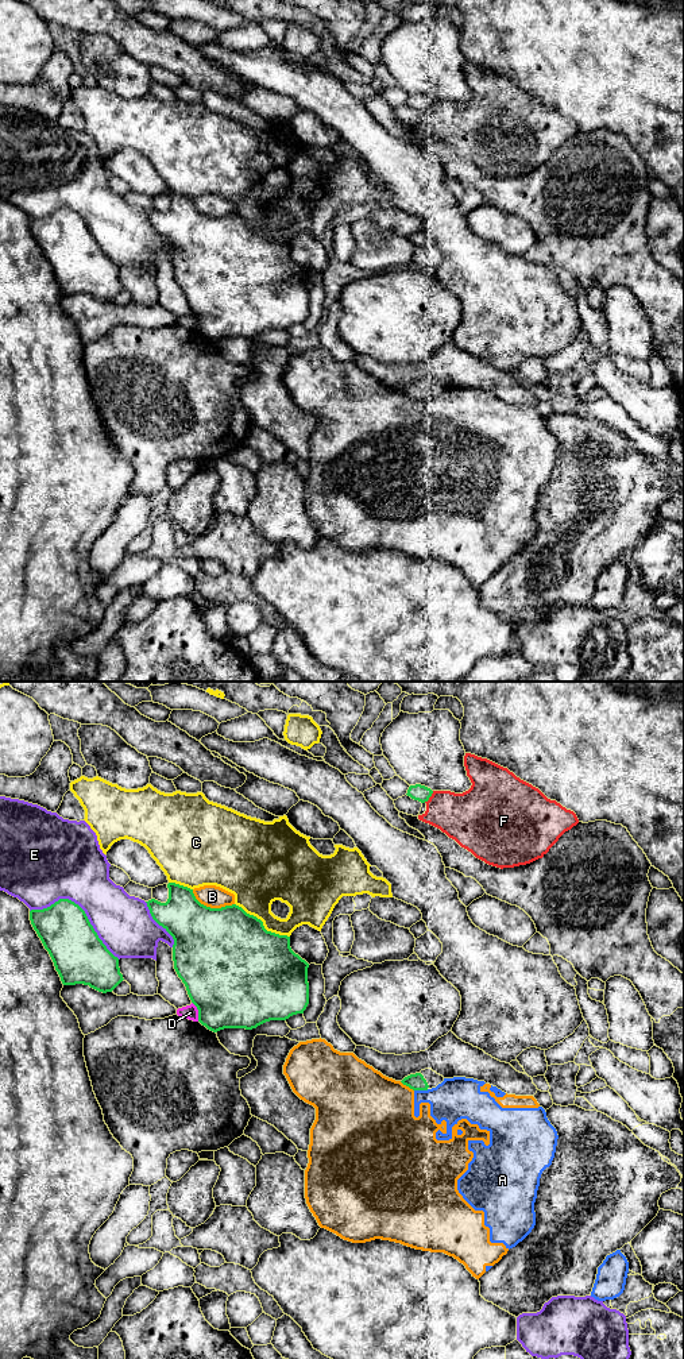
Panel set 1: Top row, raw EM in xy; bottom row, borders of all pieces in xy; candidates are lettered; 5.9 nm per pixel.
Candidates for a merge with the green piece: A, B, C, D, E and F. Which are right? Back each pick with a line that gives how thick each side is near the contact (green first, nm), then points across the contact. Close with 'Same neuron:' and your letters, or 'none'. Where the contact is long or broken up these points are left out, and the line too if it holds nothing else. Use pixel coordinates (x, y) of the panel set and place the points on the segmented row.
Same neuron: none

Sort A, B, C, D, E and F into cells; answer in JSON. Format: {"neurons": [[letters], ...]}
{"neurons": [["A", "B"], ["C"], ["D"], ["E"], ["F"]]}

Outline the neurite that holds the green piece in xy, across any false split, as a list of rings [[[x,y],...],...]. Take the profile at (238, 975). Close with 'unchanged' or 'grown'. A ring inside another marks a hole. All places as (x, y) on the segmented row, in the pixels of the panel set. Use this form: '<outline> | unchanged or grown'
[[[169,883],[169,899],[161,903],[151,899],[147,903],[152,919],[174,939],[173,961],[178,977],[186,987],[192,1003],[198,1009],[198,1022],[217,1032],[224,1028],[252,1030],[270,1020],[286,1020],[304,1014],[309,1004],[309,964],[290,947],[290,937],[267,931],[263,922],[232,904],[210,908],[201,904],[193,889]]] | unchanged

